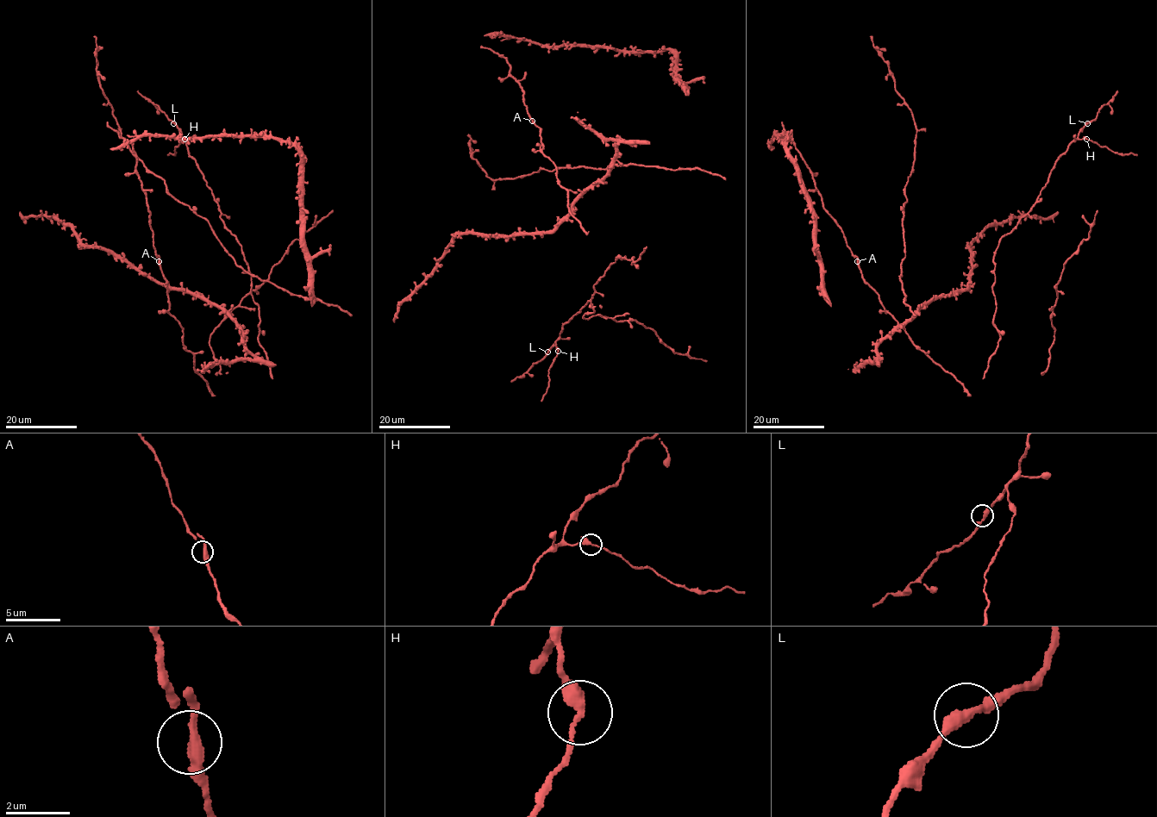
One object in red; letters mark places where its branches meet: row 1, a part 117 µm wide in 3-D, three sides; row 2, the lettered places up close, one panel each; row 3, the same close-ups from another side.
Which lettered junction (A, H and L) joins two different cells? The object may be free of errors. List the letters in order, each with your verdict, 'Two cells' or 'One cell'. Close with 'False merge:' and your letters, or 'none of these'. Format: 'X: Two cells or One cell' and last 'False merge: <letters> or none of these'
A: One cell
H: Two cells
L: One cell
False merge: H

